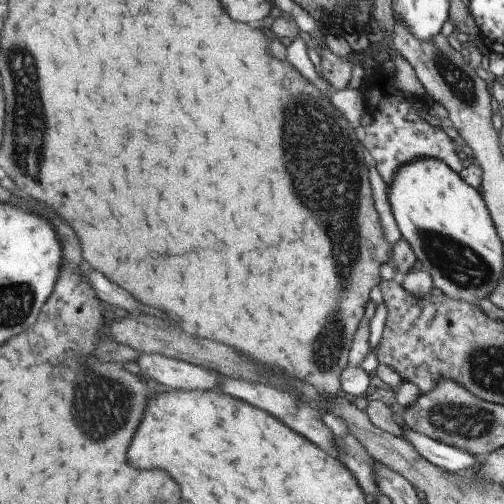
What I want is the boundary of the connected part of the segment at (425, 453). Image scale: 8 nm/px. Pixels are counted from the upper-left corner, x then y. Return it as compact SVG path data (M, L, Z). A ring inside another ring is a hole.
M402 428L402 432L402 436L398 437L408 441L409 445L412 445L413 449L425 461L431 462L438 469L448 470L449 473L460 473L470 470L475 472L483 463L483 456L474 456L469 452L438 442L412 429L405 432Z

